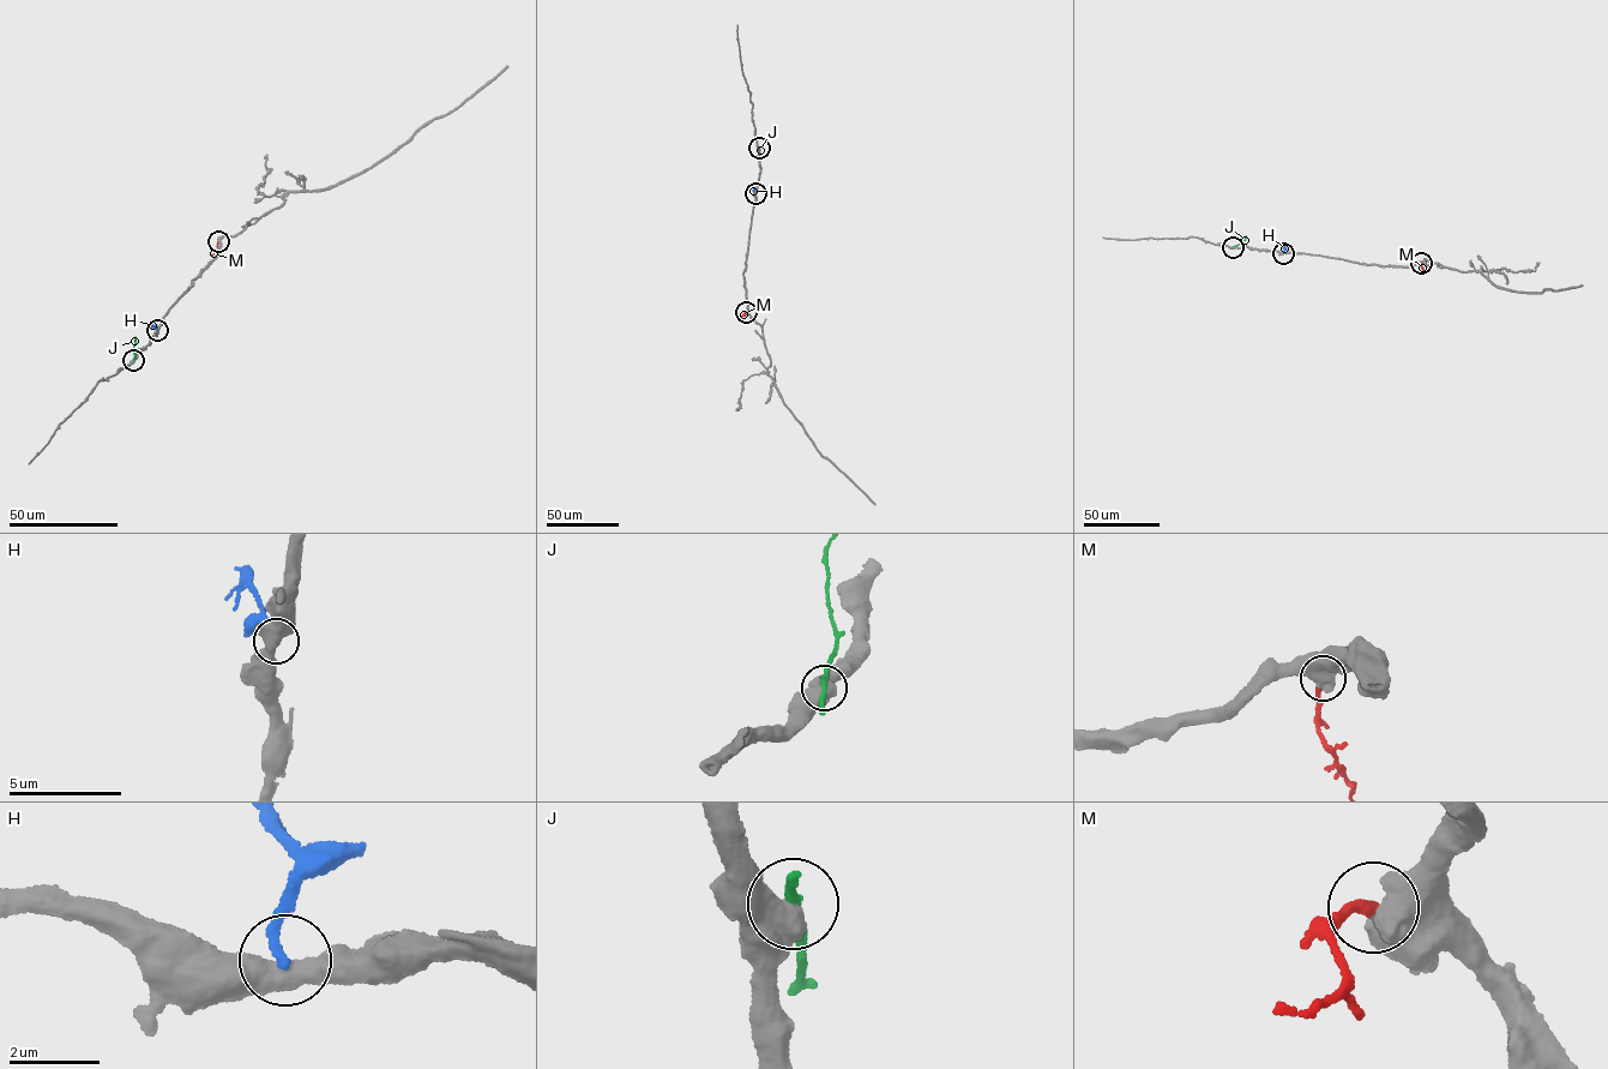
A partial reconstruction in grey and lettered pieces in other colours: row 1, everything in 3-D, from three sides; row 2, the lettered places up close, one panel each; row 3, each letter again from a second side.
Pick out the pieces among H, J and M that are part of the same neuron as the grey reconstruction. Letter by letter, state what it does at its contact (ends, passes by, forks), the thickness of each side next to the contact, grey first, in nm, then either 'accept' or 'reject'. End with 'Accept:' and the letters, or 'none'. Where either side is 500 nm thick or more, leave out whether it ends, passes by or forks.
H: it ends; calibres 460 and 200 nm; reject
J: calibres 800 and 190 nm; reject
M: calibres 750 and 240 nm; reject
Accept: none

